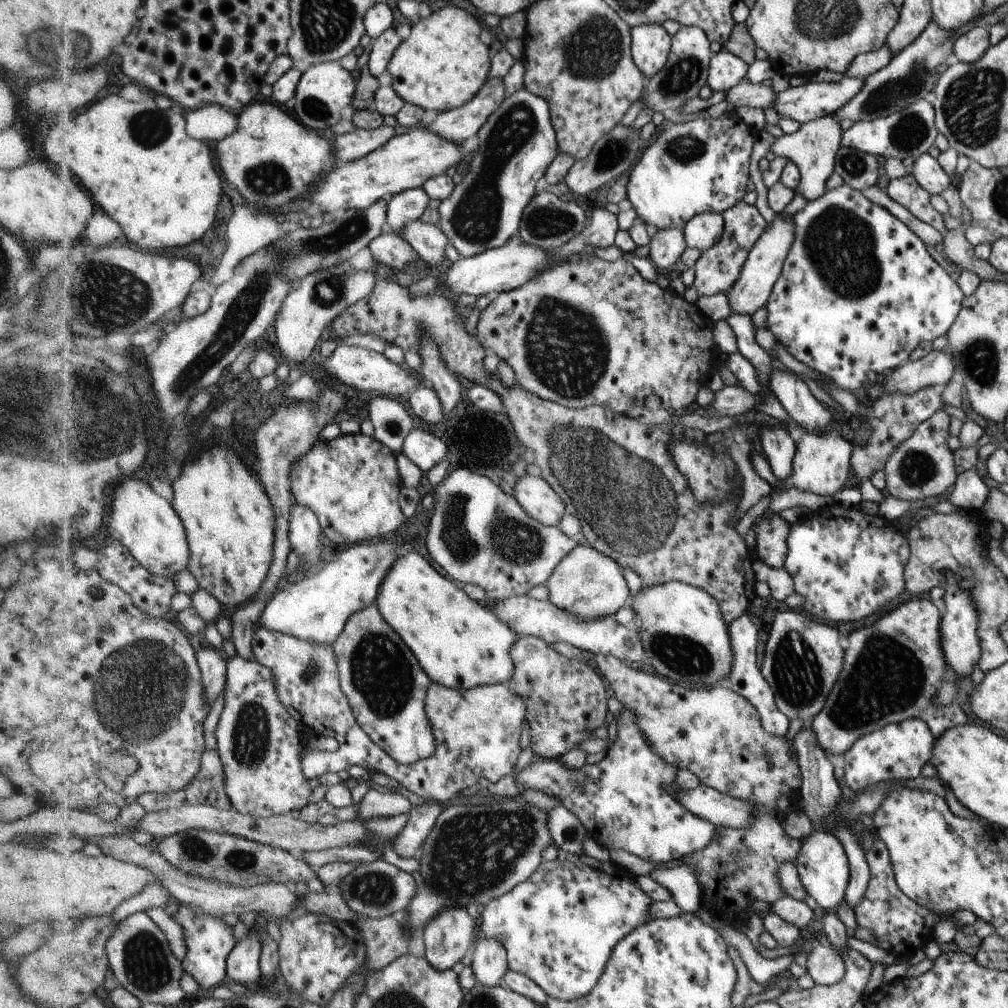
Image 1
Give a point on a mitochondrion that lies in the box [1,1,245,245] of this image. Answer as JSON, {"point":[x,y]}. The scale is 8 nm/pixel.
{"point":[43,43]}

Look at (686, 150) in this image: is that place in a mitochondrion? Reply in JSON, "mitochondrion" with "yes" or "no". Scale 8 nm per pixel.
{"mitochondrion":"yes"}

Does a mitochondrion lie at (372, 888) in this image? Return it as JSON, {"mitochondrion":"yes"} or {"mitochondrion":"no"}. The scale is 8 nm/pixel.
{"mitochondrion":"yes"}

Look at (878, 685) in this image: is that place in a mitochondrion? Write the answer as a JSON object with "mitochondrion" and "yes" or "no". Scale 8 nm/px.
{"mitochondrion":"yes"}

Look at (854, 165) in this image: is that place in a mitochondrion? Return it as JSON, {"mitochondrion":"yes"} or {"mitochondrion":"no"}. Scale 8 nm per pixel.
{"mitochondrion":"yes"}

